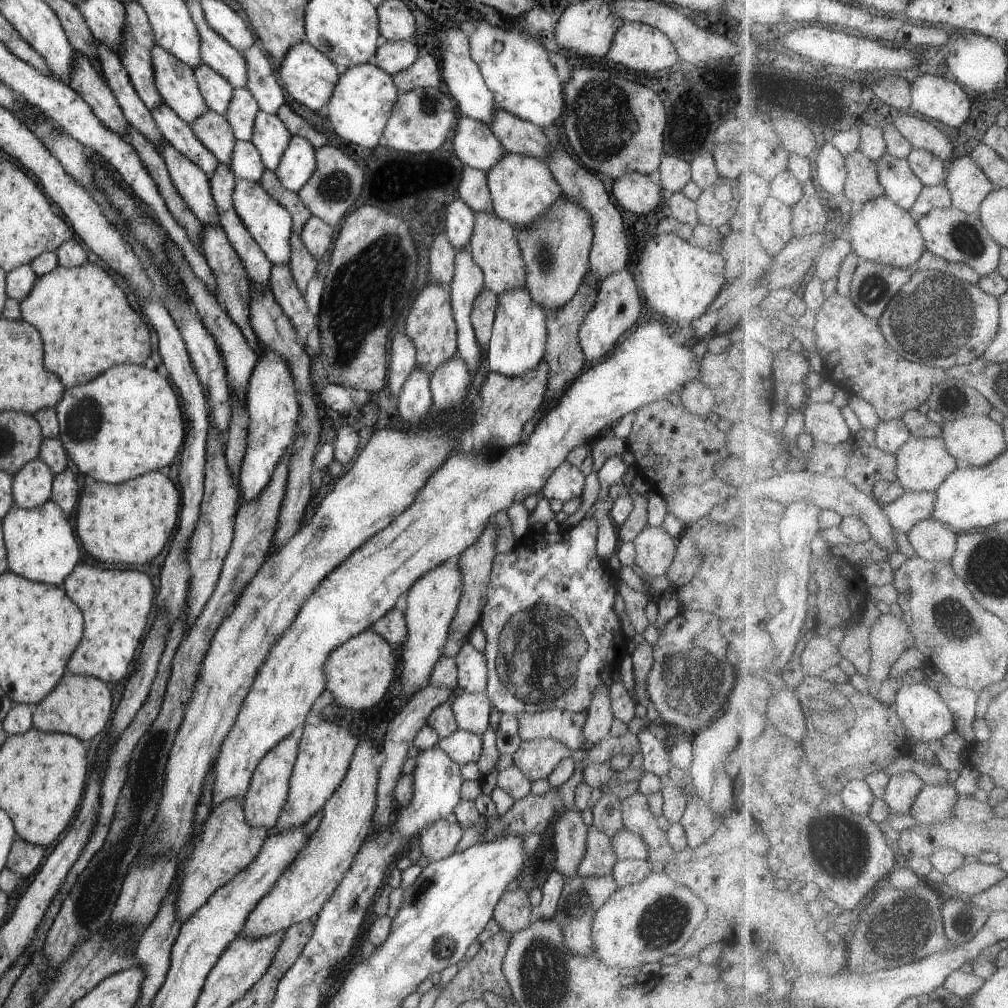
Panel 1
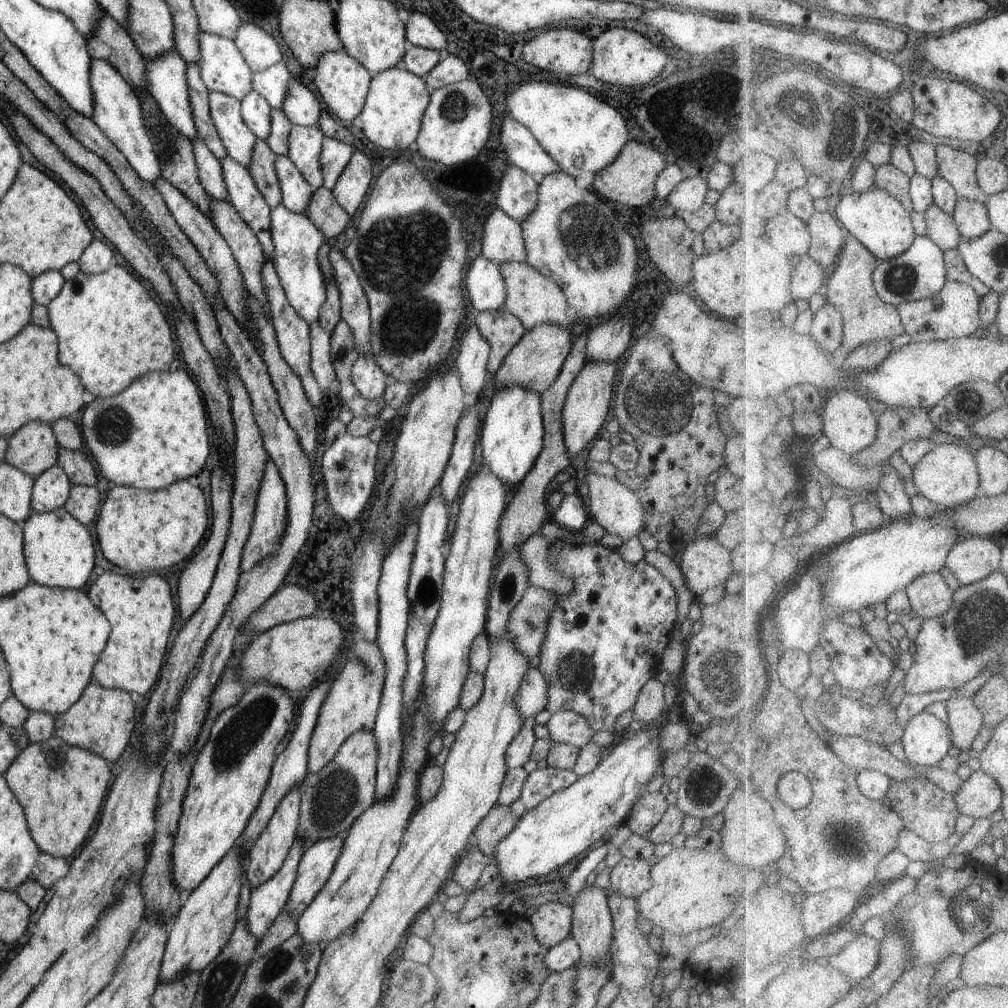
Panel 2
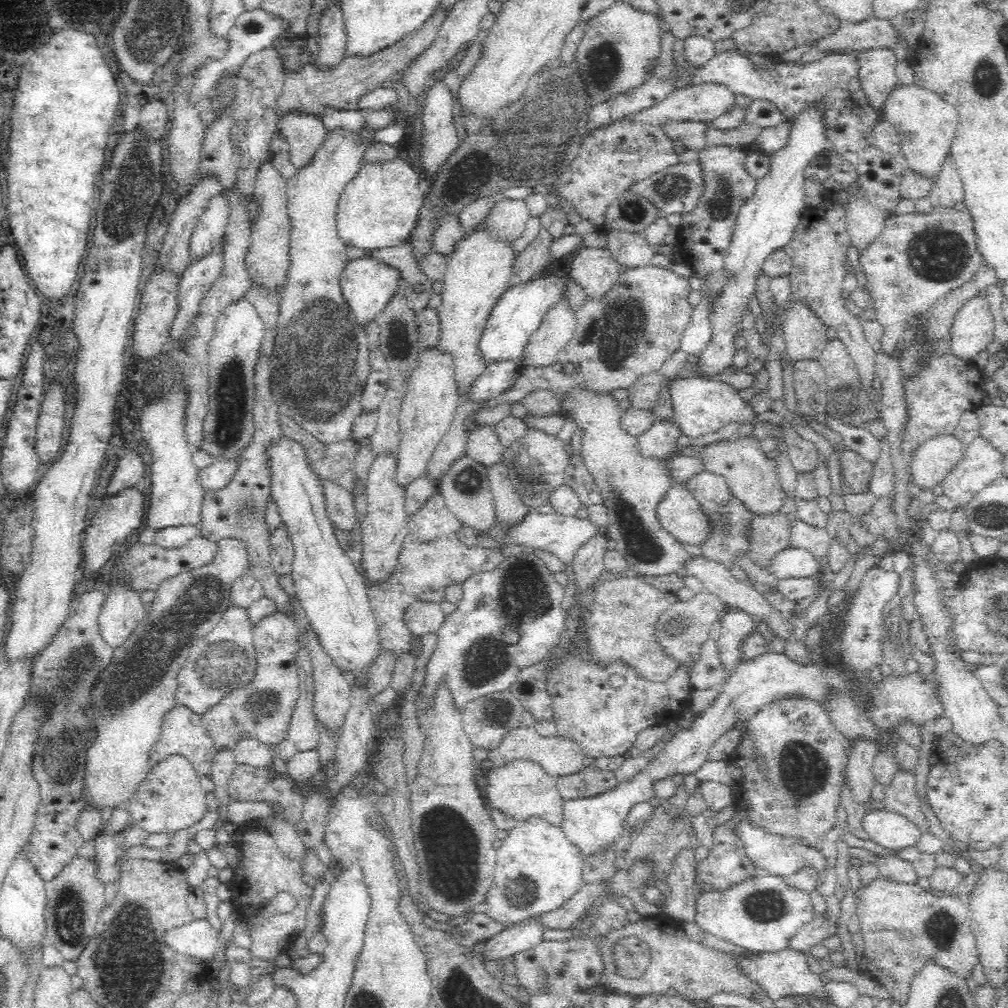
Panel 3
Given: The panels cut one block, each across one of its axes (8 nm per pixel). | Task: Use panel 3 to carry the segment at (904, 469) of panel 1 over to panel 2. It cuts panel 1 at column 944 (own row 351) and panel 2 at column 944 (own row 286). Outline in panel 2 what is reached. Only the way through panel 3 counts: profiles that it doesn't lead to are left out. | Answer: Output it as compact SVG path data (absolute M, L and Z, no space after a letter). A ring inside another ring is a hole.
M935 443L924 460L914 467L916 488L942 508L954 509L971 503L981 496L981 468L973 450L953 443Z

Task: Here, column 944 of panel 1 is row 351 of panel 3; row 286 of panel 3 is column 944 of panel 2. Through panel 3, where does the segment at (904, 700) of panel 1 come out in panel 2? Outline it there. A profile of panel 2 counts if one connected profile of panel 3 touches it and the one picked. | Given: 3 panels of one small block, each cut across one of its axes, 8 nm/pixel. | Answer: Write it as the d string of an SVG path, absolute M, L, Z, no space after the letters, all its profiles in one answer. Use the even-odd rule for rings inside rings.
M928 709L905 728L903 745L909 761L922 767L939 765L955 746L951 726Z

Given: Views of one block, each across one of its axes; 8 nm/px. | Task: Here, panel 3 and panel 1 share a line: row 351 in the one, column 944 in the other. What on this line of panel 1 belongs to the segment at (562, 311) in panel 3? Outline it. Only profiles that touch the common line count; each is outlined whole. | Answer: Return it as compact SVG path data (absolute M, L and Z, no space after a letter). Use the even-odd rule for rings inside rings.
M930 518L918 522L908 535L916 554L928 561L953 561L958 554L959 533L949 524Z

